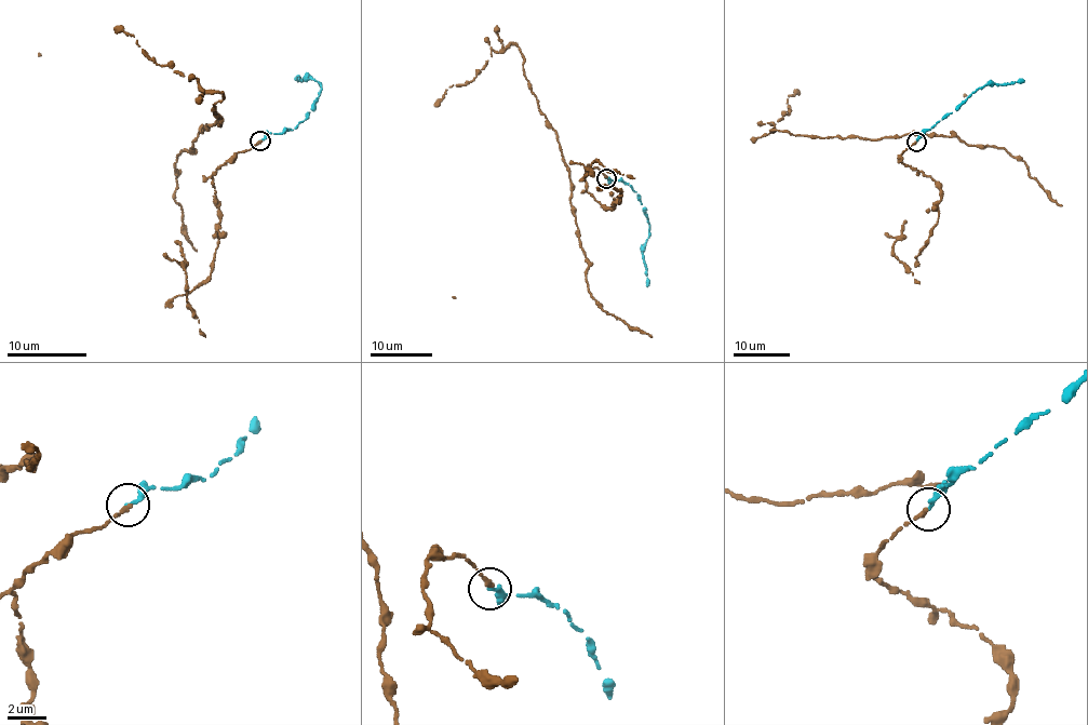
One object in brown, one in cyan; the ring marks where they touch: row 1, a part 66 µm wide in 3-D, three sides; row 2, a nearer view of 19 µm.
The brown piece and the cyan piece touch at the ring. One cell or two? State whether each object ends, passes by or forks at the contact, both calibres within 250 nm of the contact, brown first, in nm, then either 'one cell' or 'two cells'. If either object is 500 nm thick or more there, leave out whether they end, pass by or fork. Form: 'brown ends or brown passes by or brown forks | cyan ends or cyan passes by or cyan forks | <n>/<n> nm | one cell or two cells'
brown ends | cyan ends | 280/240 nm | one cell

